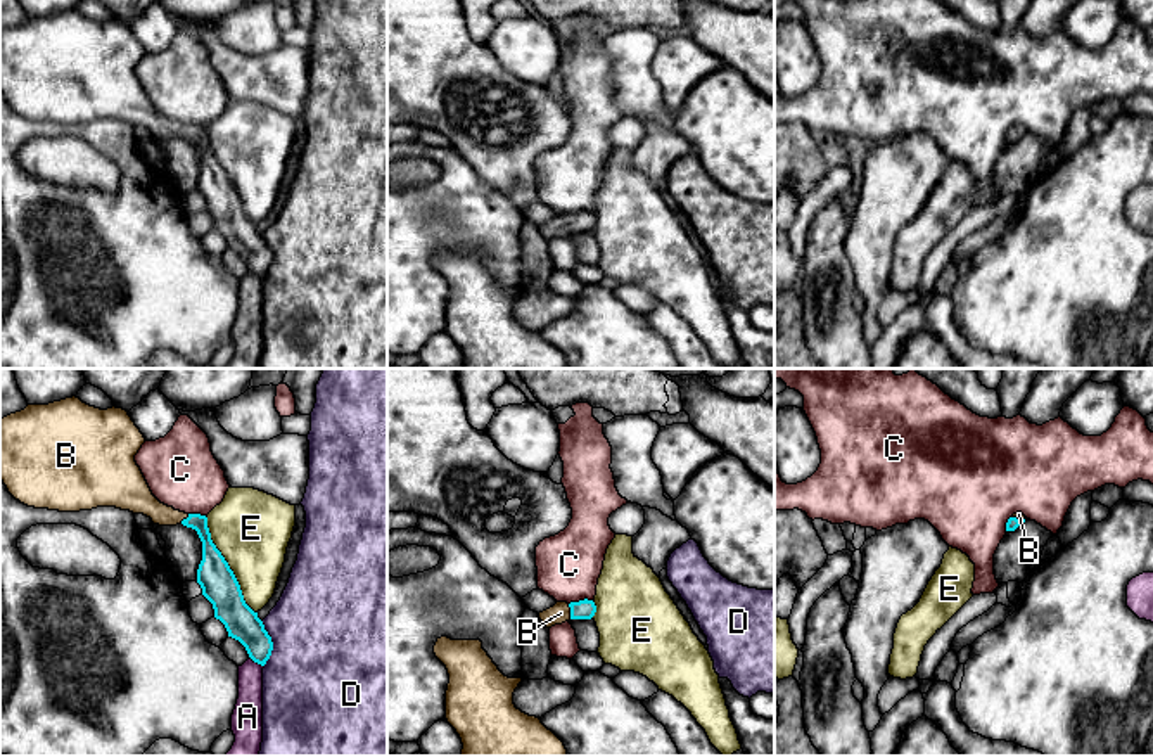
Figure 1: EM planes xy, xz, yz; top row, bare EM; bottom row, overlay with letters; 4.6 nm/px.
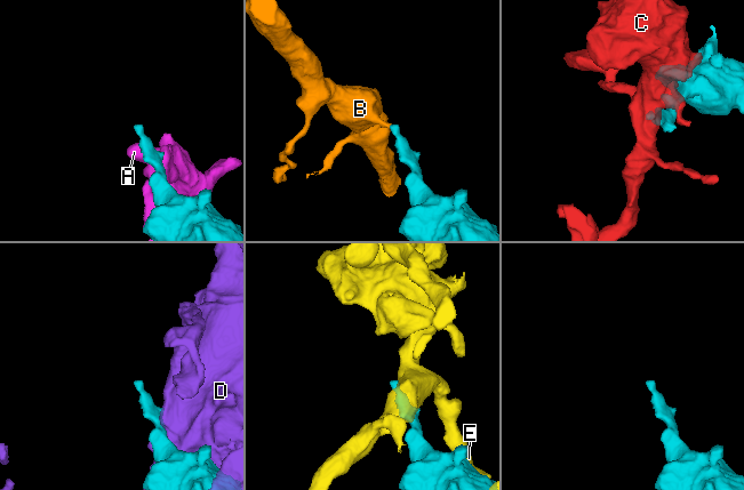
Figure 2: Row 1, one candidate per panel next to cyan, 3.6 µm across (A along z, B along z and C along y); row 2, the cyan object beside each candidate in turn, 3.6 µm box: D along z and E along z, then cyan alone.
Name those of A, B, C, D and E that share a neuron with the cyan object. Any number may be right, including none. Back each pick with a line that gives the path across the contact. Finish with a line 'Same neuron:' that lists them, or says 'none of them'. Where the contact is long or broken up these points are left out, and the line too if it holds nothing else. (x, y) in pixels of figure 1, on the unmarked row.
B: way xz (585, 222), (571, 224), (560, 225)
Same neuron: B

